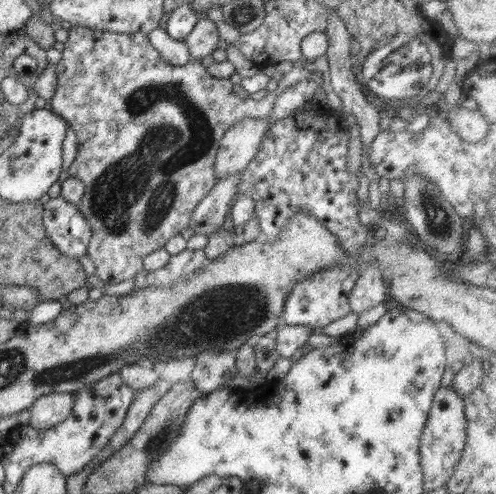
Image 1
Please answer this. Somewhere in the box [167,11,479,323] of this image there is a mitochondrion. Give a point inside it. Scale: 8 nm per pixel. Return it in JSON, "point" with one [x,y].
{"point":[405,44]}

